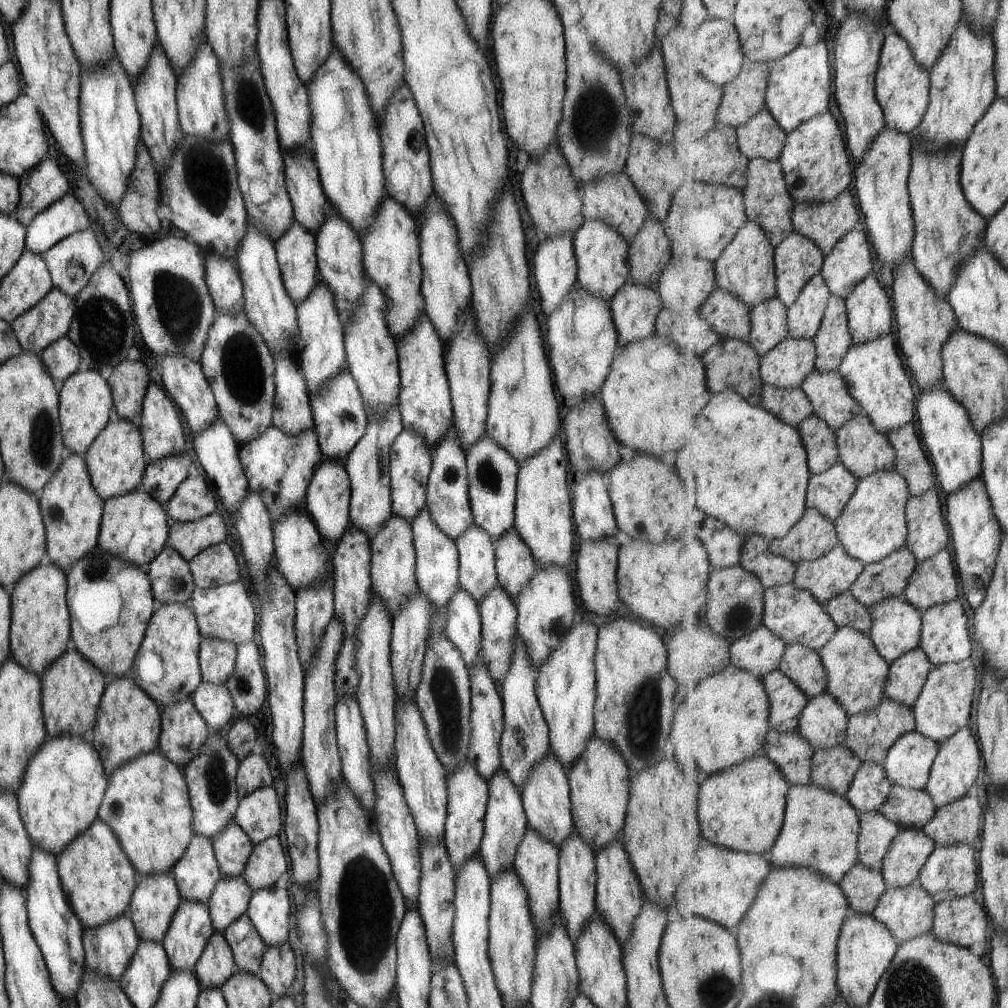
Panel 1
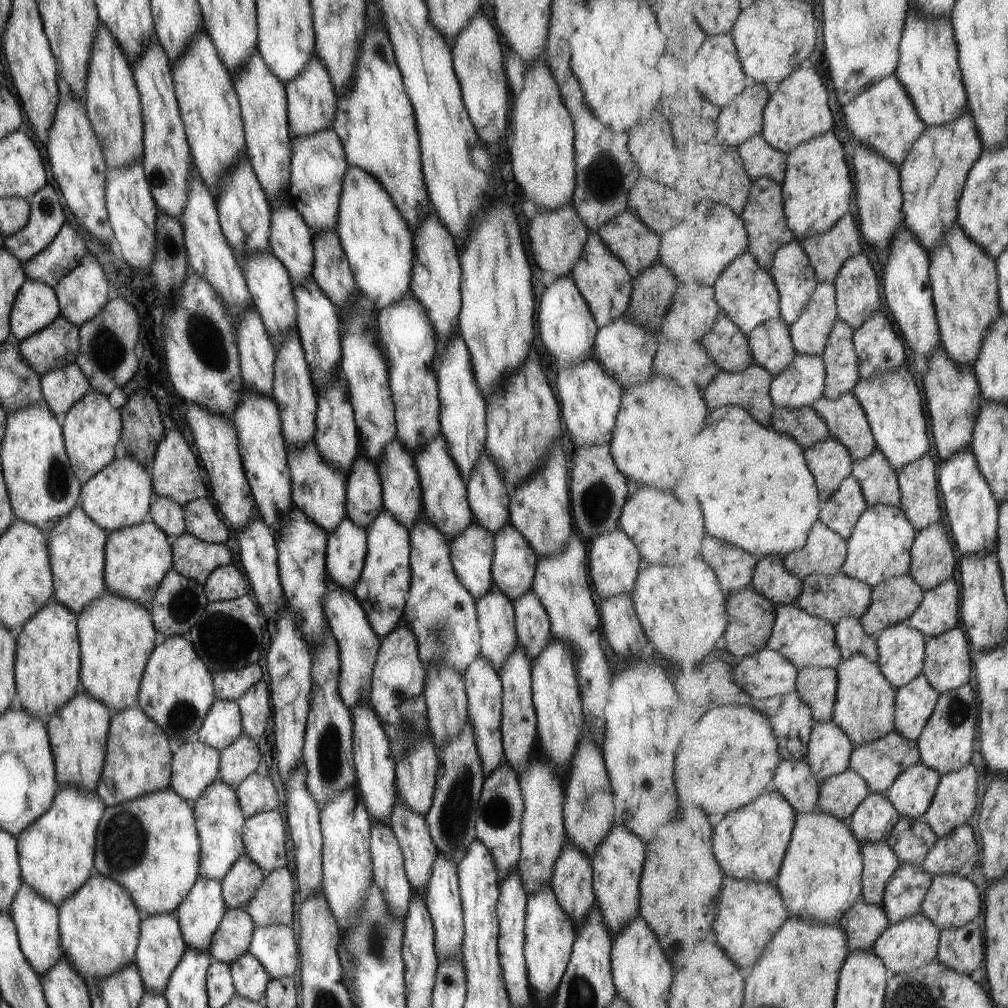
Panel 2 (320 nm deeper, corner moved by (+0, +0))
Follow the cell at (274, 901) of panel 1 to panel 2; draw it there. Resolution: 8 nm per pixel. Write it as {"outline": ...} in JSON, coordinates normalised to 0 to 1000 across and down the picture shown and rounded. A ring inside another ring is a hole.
{"outline":[[[273,917],[253,919],[244,943],[261,958],[268,971],[290,969],[293,960],[295,960],[296,937],[291,931],[291,923],[288,919]]]}

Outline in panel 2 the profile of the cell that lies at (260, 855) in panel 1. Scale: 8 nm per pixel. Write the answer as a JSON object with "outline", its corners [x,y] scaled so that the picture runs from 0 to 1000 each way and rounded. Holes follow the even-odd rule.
{"outline":[[[284,860],[269,864],[255,880],[253,889],[242,904],[255,920],[289,918],[291,909],[291,871]]]}

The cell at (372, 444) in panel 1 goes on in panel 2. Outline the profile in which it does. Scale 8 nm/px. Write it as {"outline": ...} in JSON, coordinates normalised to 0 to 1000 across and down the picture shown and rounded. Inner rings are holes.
{"outline":[[[381,504],[365,520],[363,549],[356,573],[349,588],[360,604],[369,626],[379,634],[397,616],[407,578],[405,526]]]}

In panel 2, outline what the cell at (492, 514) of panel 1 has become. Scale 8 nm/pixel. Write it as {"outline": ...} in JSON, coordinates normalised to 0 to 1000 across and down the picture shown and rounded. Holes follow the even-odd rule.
{"outline":[[[506,518],[490,531],[486,570],[488,579],[506,596],[528,582],[532,552],[524,538]]]}

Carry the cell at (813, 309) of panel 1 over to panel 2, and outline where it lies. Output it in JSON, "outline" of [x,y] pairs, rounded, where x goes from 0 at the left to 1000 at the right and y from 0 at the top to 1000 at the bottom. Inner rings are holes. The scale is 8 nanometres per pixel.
{"outline":[[[813,281],[792,319],[784,322],[790,349],[816,353],[831,315],[831,294],[827,282]]]}

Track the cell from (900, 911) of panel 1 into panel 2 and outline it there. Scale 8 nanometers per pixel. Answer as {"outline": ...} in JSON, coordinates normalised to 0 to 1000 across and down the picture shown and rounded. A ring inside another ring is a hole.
{"outline":[[[914,906],[895,913],[894,916],[883,918],[872,930],[864,944],[877,952],[881,960],[882,970],[885,971],[888,967],[910,962],[930,952],[933,929],[933,921]]]}

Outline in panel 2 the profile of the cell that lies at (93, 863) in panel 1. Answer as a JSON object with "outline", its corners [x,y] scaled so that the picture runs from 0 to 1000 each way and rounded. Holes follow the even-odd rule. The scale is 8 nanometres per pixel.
{"outline":[[[98,867],[90,868],[58,899],[58,932],[63,948],[82,972],[113,967],[133,952],[140,910],[122,880]]]}

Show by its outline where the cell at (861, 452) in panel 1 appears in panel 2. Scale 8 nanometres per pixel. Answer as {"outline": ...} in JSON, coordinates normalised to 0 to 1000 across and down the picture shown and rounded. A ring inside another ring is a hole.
{"outline":[[[871,444],[862,455],[847,458],[847,470],[855,480],[860,500],[864,503],[880,500],[884,503],[895,502],[892,468]]]}

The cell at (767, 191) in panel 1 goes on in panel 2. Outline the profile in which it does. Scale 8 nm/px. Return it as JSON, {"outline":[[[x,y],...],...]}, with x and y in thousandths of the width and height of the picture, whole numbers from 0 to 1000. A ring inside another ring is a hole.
{"outline":[[[763,176],[748,180],[743,200],[735,215],[744,234],[743,248],[745,252],[752,258],[755,265],[764,271],[768,265],[768,254],[771,250],[780,242],[790,238],[790,234],[782,222],[776,184],[771,183]]]}

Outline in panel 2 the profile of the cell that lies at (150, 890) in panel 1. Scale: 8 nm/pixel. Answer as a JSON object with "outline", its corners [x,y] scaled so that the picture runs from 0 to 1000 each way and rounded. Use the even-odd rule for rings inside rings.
{"outline":[[[174,906],[140,910],[138,929],[132,954],[137,960],[143,984],[162,985],[170,963],[176,958],[182,943],[185,941],[179,928],[179,921]]]}

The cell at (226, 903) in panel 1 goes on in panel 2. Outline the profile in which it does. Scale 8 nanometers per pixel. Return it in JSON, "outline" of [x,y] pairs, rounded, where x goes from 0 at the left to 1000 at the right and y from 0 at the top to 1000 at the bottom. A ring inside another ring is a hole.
{"outline":[[[223,901],[209,930],[206,946],[210,952],[226,957],[234,953],[246,941],[252,920],[249,910],[241,902]]]}

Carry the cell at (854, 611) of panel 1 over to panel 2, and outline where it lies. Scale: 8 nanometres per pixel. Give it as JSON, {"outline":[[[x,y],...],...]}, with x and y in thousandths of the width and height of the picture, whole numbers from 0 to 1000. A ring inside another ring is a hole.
{"outline":[[[842,612],[828,622],[829,635],[835,646],[836,655],[854,648],[866,657],[871,657],[873,654],[871,635],[858,627],[854,615]]]}

